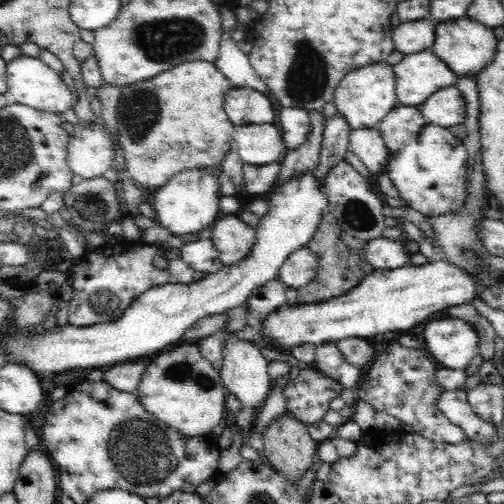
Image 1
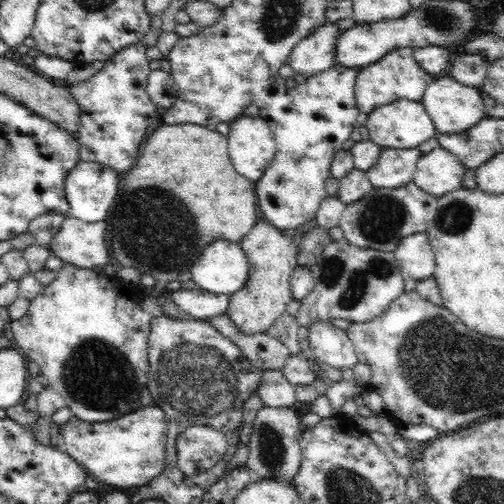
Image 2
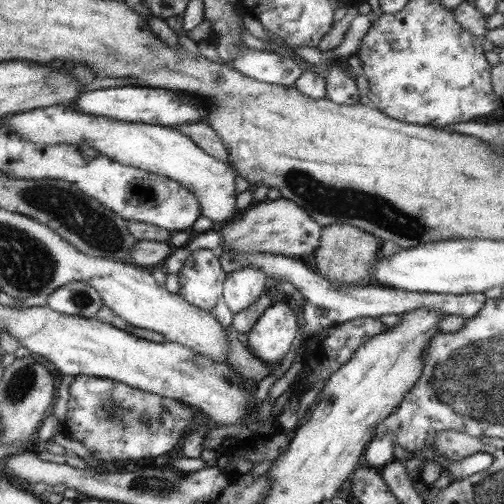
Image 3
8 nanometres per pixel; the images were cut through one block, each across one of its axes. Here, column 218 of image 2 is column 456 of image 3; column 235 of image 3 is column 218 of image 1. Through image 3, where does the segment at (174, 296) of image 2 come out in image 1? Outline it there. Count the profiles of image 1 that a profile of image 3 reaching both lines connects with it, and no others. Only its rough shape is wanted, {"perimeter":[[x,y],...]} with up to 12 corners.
{"perimeter":[[194,240],[178,256],[206,276],[224,268],[212,240]]}

